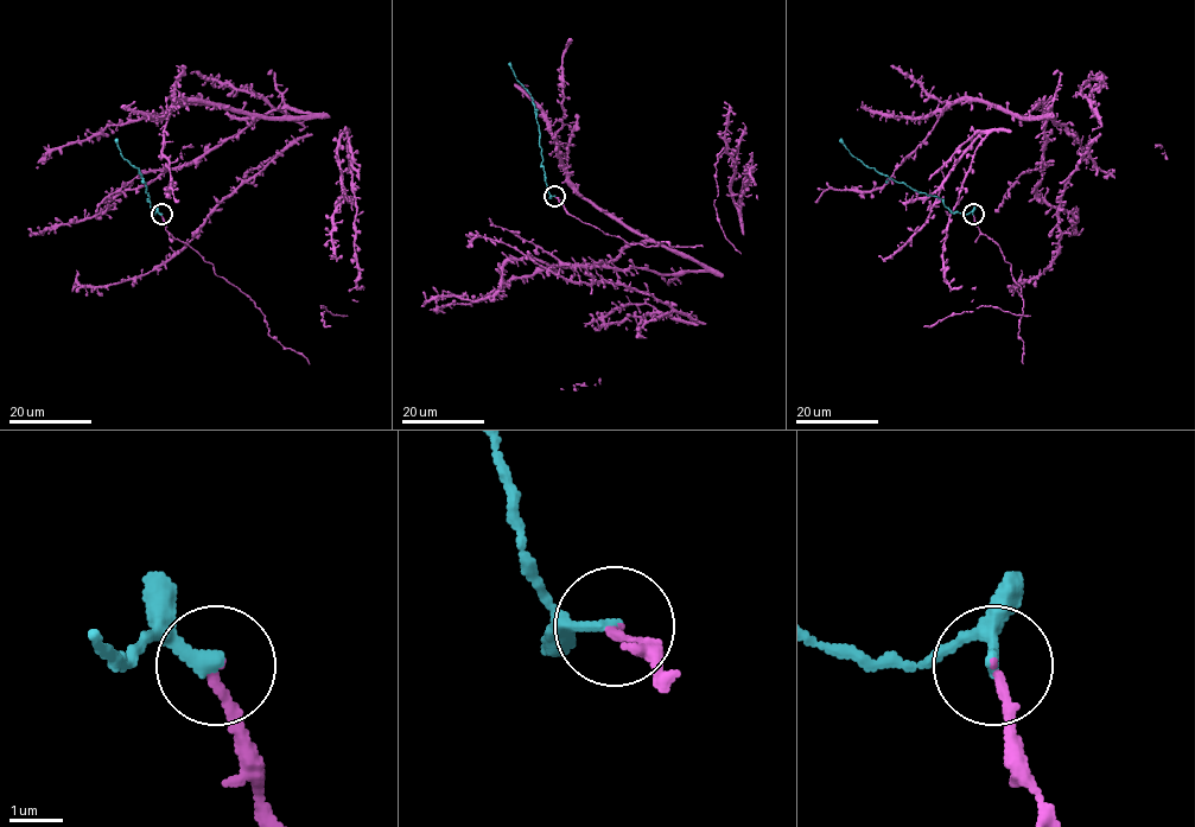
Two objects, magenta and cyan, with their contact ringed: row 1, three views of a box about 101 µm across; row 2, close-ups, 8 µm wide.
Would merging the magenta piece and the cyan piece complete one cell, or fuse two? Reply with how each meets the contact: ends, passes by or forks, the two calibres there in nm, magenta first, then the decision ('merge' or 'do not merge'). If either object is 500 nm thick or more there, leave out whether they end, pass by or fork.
magenta ends; cyan ends; calibres 150 and 260 nm; merge

